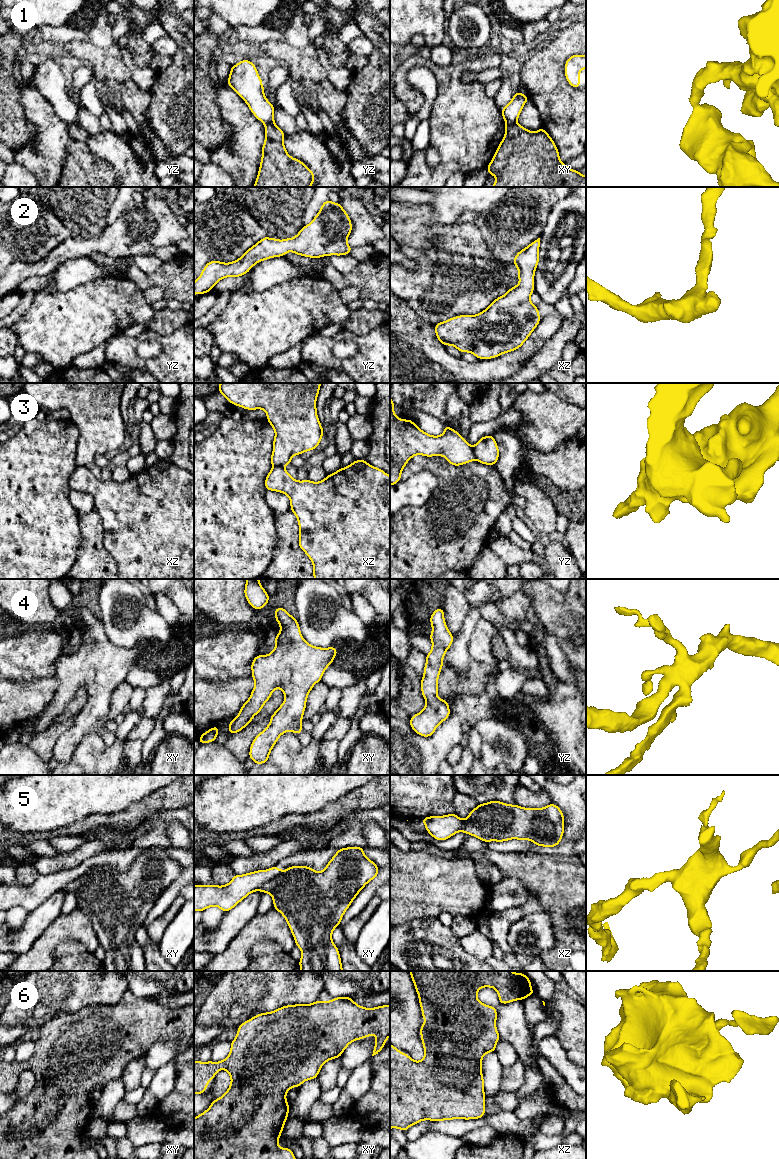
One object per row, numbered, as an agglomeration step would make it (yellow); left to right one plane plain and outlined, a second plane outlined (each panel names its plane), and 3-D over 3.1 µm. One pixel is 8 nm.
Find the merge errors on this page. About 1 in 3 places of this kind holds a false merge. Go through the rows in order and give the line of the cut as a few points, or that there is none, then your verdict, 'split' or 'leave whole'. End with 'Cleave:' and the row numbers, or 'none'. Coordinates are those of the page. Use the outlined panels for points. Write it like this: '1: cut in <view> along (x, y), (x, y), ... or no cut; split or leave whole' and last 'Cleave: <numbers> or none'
1: cut in xy along (515, 122), (506, 126); split
2: no cut; leave whole
3: cut in yz along (472, 447), (476, 459); split
4: no cut; leave whole
5: cut in xy along (280, 872), (259, 889); split
6: no cut; leave whole
Cleave: 1, 3, 5

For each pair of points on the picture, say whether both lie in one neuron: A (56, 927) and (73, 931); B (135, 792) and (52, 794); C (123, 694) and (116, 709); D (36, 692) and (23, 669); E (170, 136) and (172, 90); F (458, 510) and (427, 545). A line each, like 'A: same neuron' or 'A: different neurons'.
A: same neuron
B: same neuron
C: same neuron
D: different neurons
E: same neuron
F: same neuron

